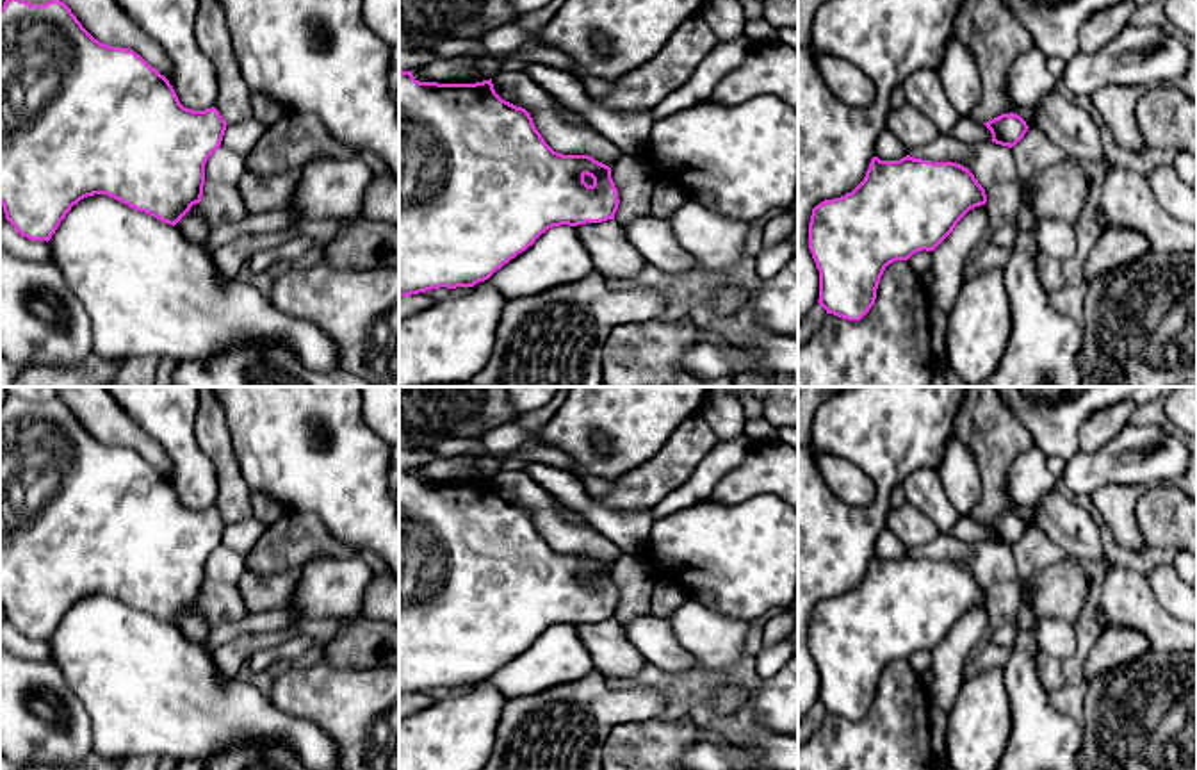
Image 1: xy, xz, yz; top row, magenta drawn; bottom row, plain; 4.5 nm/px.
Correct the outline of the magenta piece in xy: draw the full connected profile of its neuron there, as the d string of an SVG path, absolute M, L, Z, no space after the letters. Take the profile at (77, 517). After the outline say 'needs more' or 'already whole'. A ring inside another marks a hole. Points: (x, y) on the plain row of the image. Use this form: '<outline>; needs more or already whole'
M9 394L0 406L0 604L4 606L5 618L20 635L30 640L48 642L71 606L94 594L107 594L139 611L146 611L175 626L192 604L201 601L205 563L221 545L226 524L228 522L216 506L205 510L183 506L164 474L151 467L134 449L109 446L94 438L71 408L59 397L46 403L30 403Z; already whole

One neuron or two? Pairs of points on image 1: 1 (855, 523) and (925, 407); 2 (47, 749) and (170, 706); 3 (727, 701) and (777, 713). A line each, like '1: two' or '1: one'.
1: one
2: two
3: two

